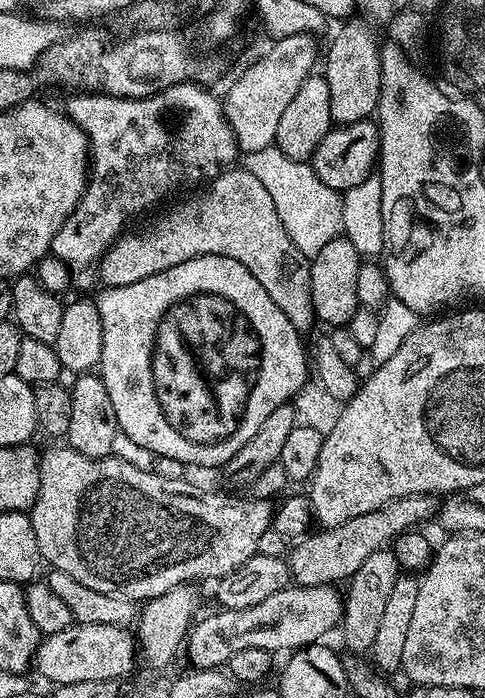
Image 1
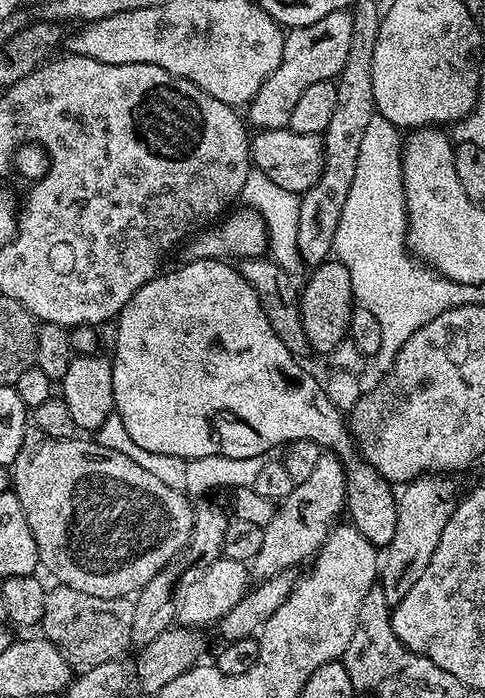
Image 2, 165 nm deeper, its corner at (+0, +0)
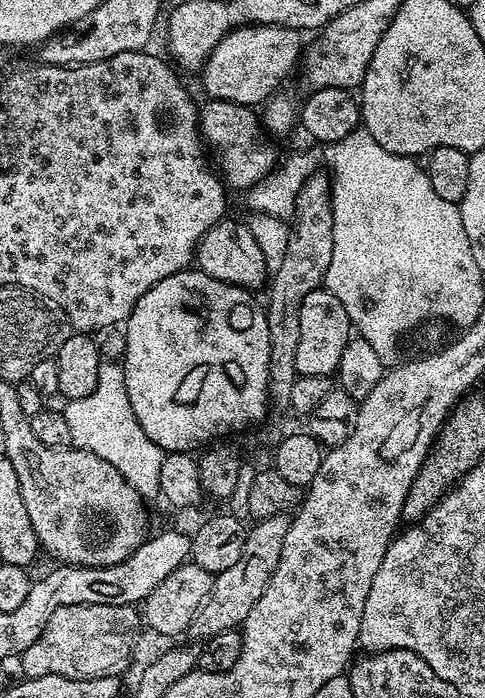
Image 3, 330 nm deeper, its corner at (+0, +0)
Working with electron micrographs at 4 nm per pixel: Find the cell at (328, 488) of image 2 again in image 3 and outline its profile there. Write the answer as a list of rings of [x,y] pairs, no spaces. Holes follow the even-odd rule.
[[[275,516],[274,518],[257,520],[248,528],[248,537],[246,538],[246,546],[242,549],[242,558],[238,558],[238,562],[234,562],[234,566],[230,566],[230,570],[222,570],[215,573],[212,589],[206,598],[206,602],[200,607],[198,614],[190,622],[187,630],[189,637],[193,636],[197,642],[203,642],[209,640],[214,634],[222,634],[222,630],[240,628],[243,625],[244,620],[254,606],[254,602],[258,602],[258,598],[262,598],[262,594],[266,594],[268,579],[274,574],[274,570],[282,558],[282,544],[286,542],[286,530],[289,523],[288,516]]]

